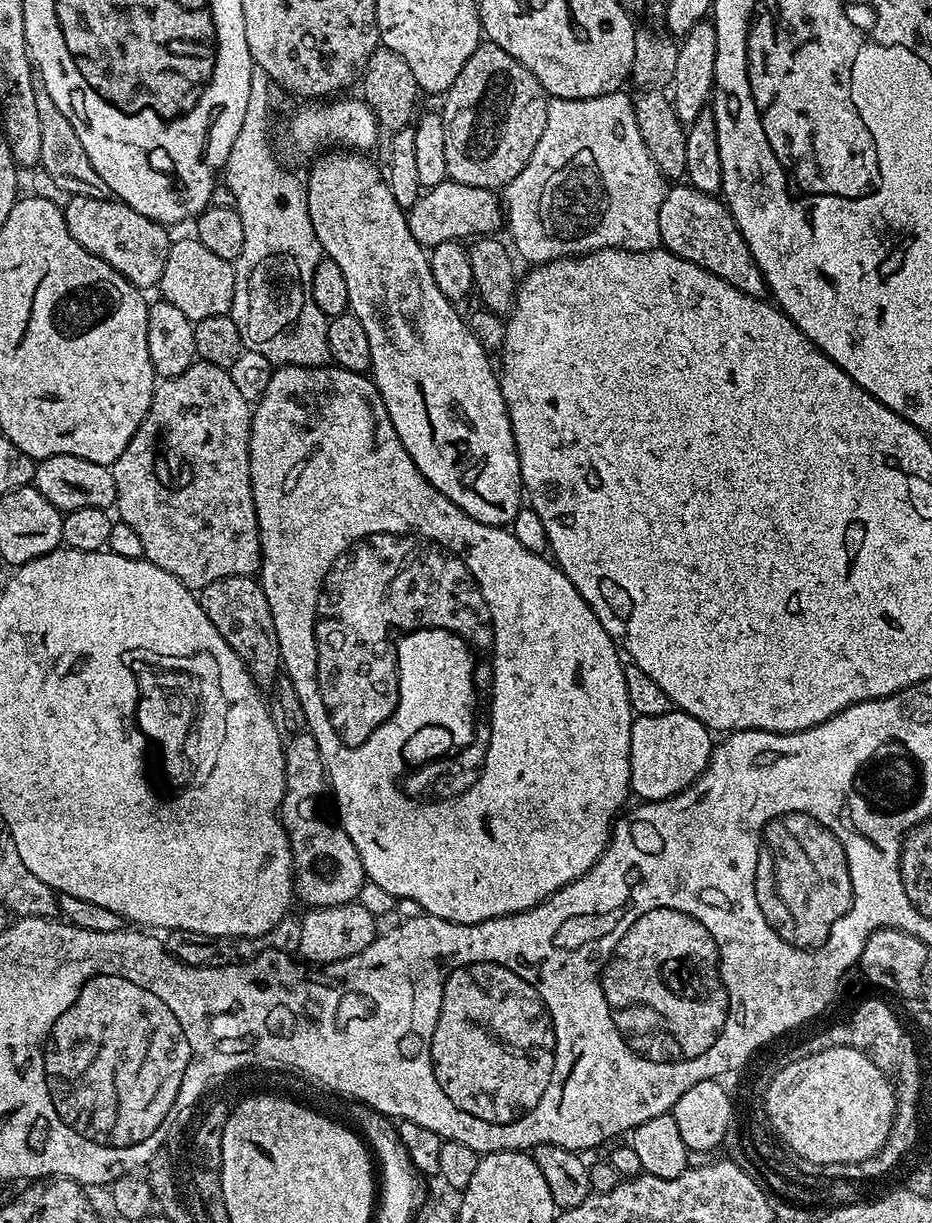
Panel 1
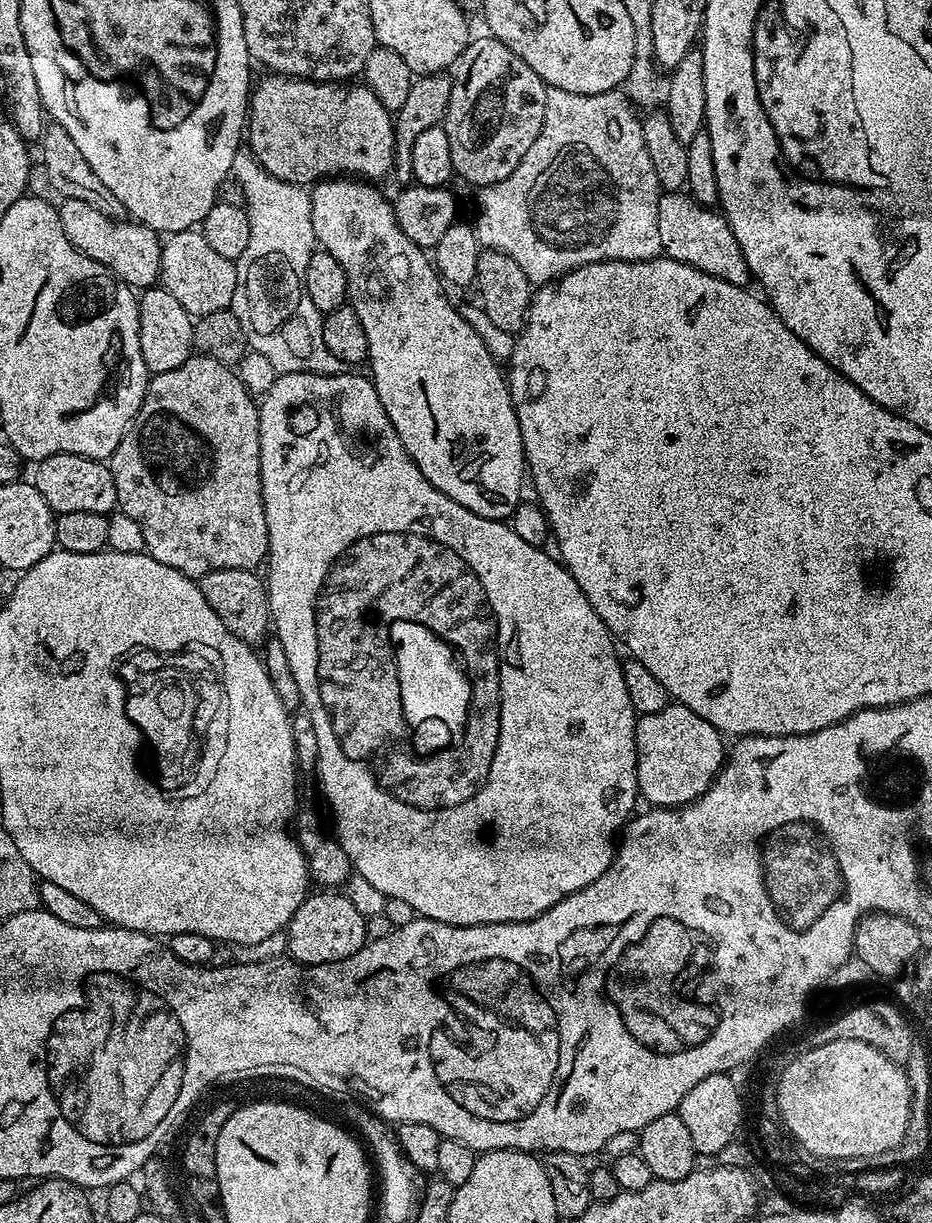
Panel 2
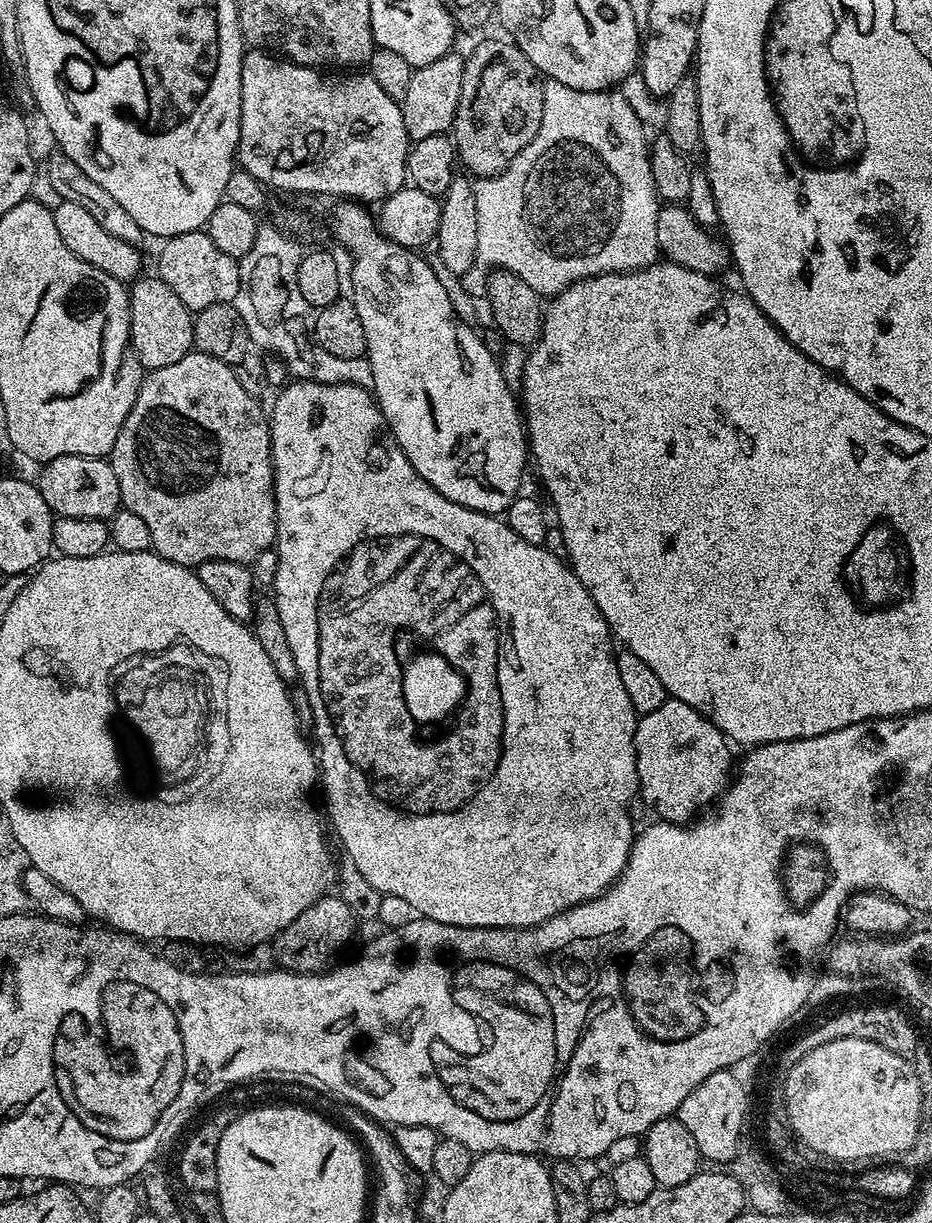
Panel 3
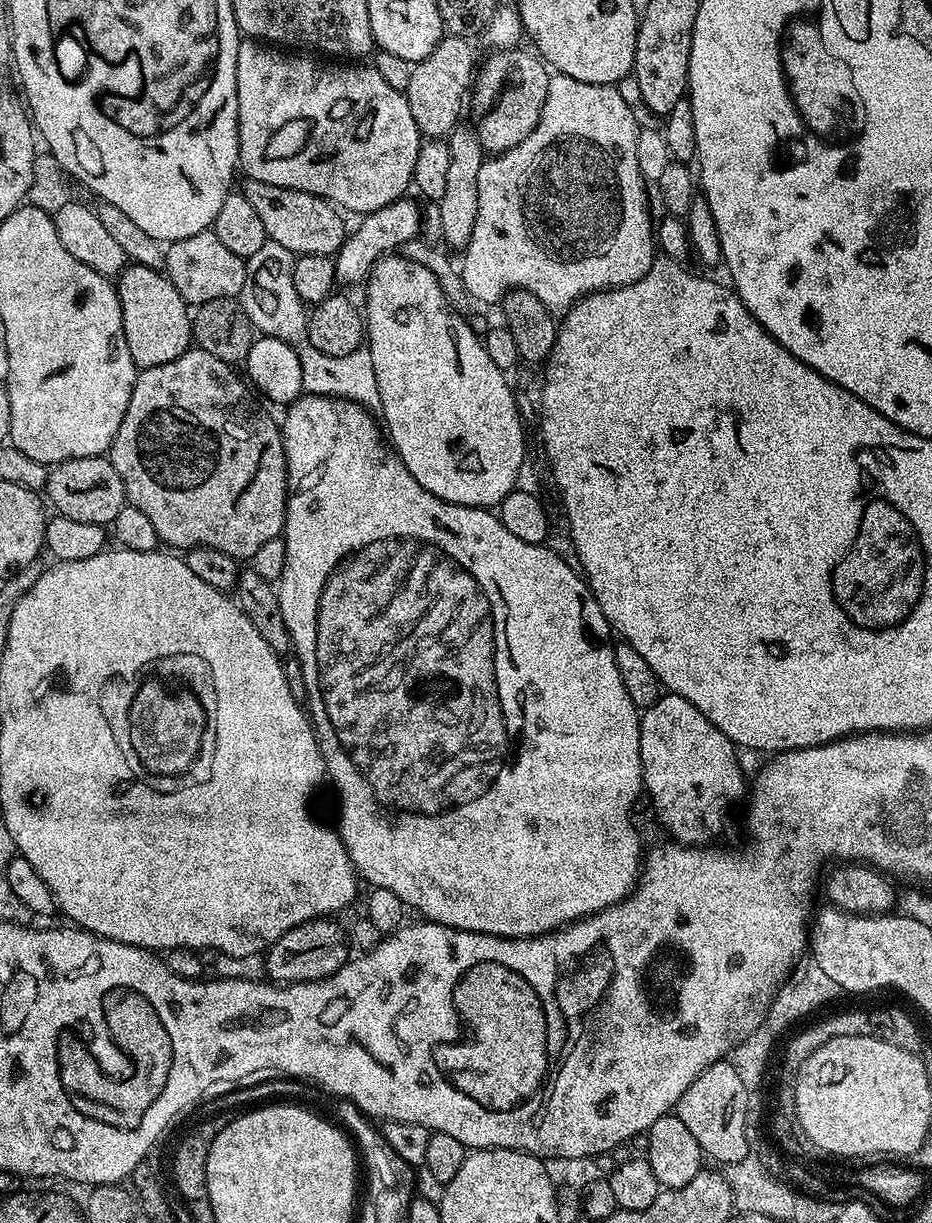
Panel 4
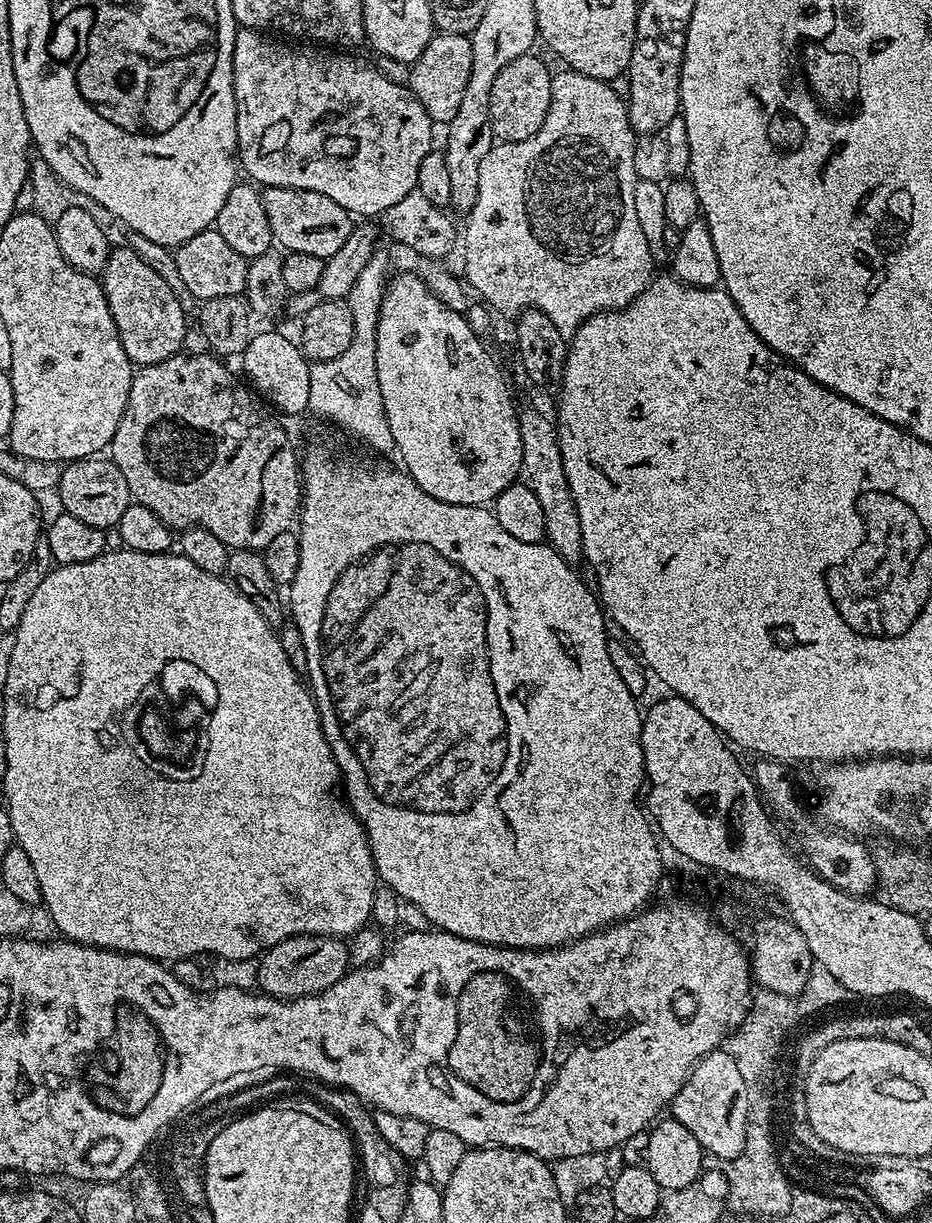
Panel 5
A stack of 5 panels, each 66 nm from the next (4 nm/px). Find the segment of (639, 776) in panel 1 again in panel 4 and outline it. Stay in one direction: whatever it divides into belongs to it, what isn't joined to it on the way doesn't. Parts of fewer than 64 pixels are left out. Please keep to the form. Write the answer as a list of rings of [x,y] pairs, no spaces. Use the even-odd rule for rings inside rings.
[[[671,694],[661,695],[640,717],[640,757],[644,771],[643,791],[651,800],[659,827],[669,832],[677,844],[708,846],[724,828],[728,811],[746,796],[744,772],[736,757],[737,745],[732,743],[718,726],[714,726],[686,698]]]

